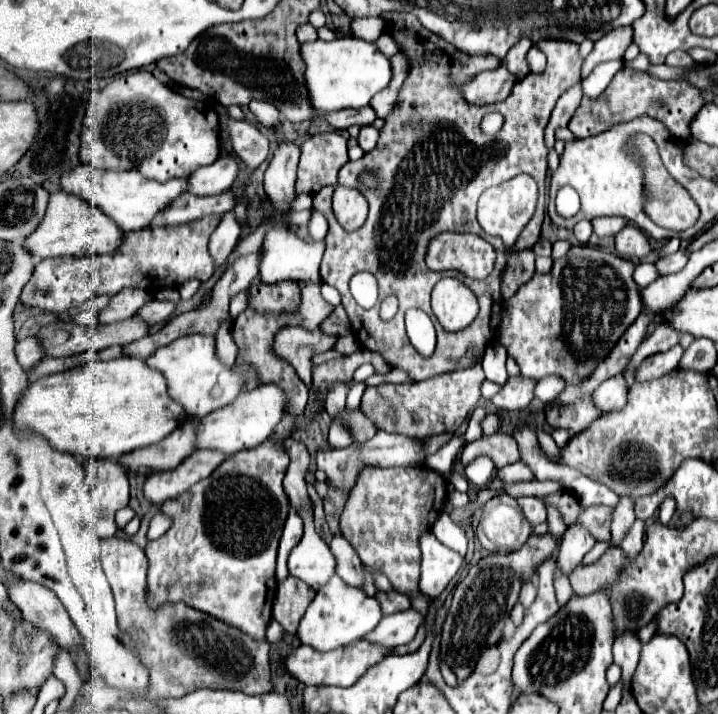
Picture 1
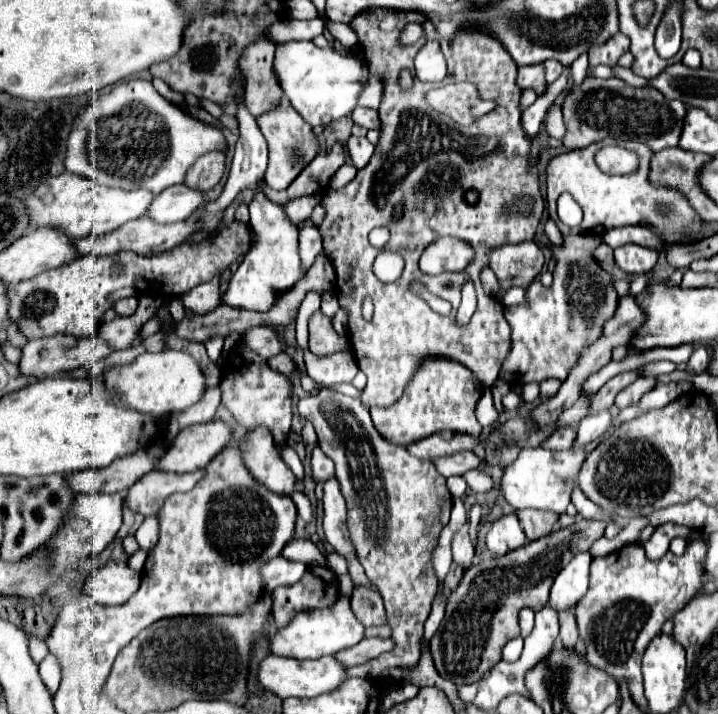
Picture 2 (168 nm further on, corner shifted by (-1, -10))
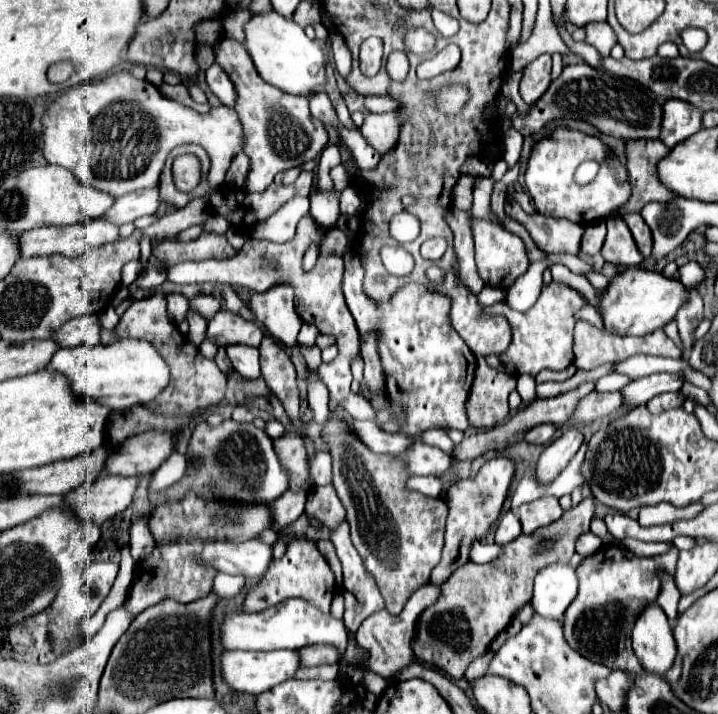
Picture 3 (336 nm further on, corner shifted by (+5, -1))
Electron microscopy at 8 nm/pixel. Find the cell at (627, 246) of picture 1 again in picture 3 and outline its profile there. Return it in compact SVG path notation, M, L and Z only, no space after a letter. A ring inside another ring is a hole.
M622 217L616 219L608 219L606 221L608 233L602 245L602 257L606 259L606 263L618 265L618 267L636 267L642 263L642 255L632 239L632 233L628 231L626 223L622 221Z

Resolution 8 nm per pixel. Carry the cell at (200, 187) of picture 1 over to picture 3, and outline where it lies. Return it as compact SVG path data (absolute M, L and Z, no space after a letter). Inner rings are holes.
M158 187L134 191L124 197L118 197L114 205L102 215L102 219L112 225L124 225L124 223L132 223L138 217L154 215L158 211L158 205L160 205Z

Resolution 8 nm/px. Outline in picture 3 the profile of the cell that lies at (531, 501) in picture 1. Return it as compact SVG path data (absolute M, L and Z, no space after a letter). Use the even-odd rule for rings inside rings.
M540 497L532 503L526 503L520 507L520 523L522 531L526 535L534 533L540 527L546 527L550 523L558 520L563 513L563 509L556 497Z

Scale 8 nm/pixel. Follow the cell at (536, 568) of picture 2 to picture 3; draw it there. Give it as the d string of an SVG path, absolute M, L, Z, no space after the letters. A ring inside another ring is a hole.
M586 497L576 507L562 513L552 525L534 531L532 535L520 535L512 543L504 545L504 553L486 565L466 563L452 577L440 585L440 597L434 605L424 609L416 621L416 635L412 639L412 651L426 663L440 667L450 677L464 677L466 667L480 655L484 655L498 633L502 633L516 611L530 603L532 583L542 567L552 563L568 563L574 555L574 543L578 535L590 529L596 503L594 497Z

